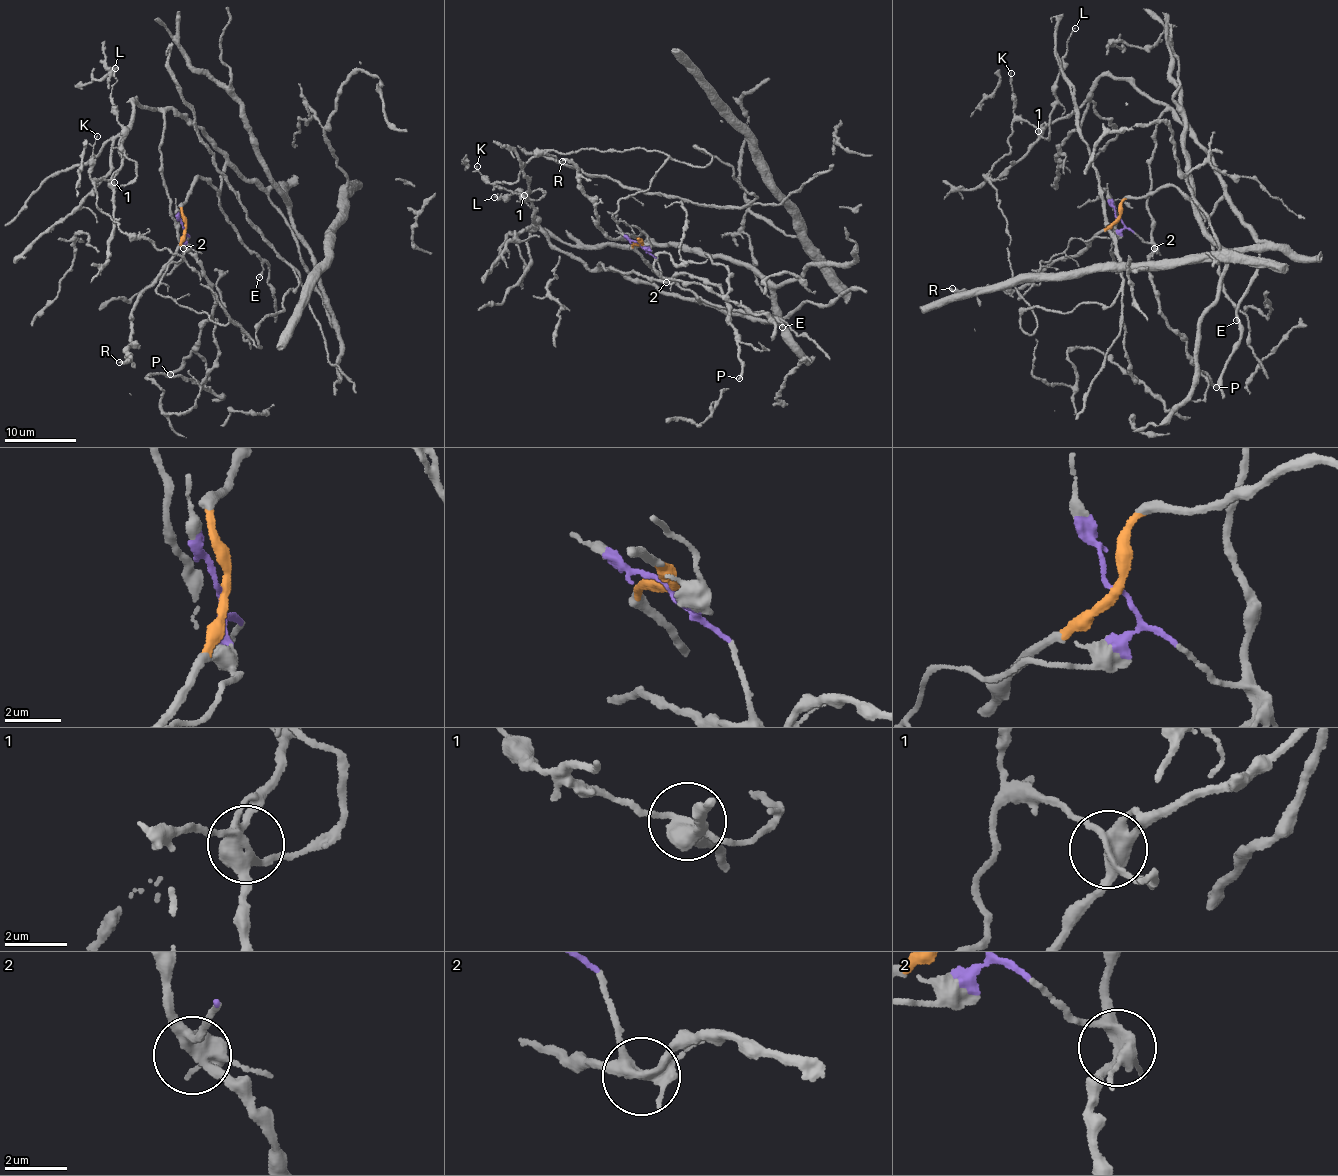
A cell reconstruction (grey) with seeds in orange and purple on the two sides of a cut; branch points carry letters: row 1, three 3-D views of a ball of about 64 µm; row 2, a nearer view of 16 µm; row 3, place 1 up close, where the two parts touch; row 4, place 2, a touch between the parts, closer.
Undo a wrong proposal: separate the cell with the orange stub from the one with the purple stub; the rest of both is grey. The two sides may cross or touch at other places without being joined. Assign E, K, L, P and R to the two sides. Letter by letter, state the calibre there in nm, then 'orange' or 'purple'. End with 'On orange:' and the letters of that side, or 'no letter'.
E: 180 nm thick; orange
K: 100 nm thick; purple
L: 110 nm thick; purple
P: 260 nm thick; orange
R: 280 nm thick; orange
On orange: E, P, R

